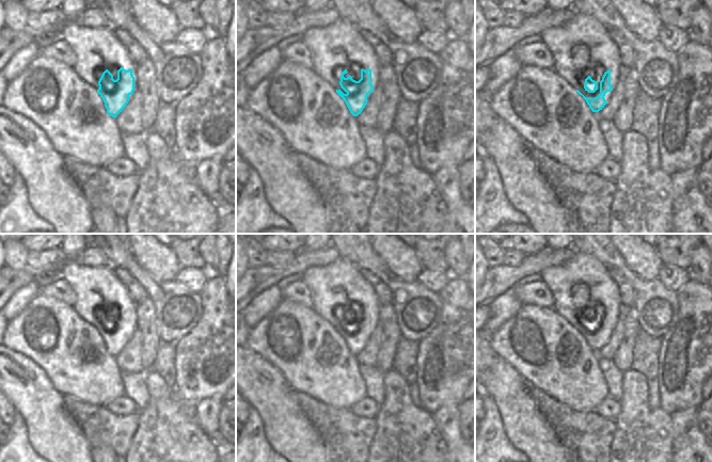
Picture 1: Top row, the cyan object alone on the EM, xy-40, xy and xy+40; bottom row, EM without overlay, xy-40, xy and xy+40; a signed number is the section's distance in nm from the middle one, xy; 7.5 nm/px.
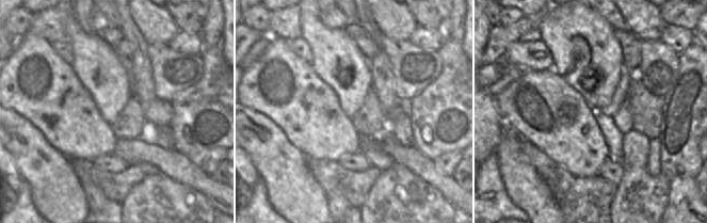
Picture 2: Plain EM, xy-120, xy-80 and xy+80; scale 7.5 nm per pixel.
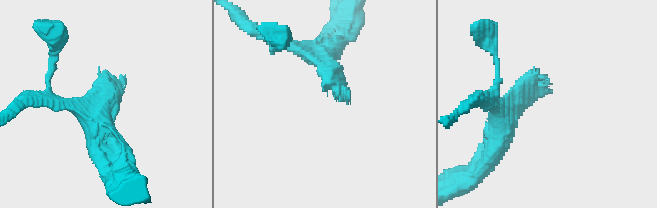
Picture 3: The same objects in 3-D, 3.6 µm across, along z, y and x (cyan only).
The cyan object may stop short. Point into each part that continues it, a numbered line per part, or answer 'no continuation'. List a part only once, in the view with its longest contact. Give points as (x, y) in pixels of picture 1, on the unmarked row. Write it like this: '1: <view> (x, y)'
1: xy+40 (582, 286).

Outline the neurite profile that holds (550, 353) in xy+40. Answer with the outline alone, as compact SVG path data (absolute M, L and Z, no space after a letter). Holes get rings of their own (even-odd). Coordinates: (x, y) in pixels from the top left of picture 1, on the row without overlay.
M523 304L511 319L489 336L489 344L495 355L505 360L526 382L575 411L594 412L608 396L598 351L592 351L576 328L553 308Z

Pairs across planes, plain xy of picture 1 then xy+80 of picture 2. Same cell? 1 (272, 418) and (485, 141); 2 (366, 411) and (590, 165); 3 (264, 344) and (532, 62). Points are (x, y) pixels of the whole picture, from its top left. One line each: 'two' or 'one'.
1: two
2: two
3: two

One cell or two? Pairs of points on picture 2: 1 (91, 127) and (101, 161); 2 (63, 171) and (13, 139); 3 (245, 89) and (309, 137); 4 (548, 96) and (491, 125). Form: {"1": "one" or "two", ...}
{"1": "two", "2": "one", "3": "one", "4": "two"}

